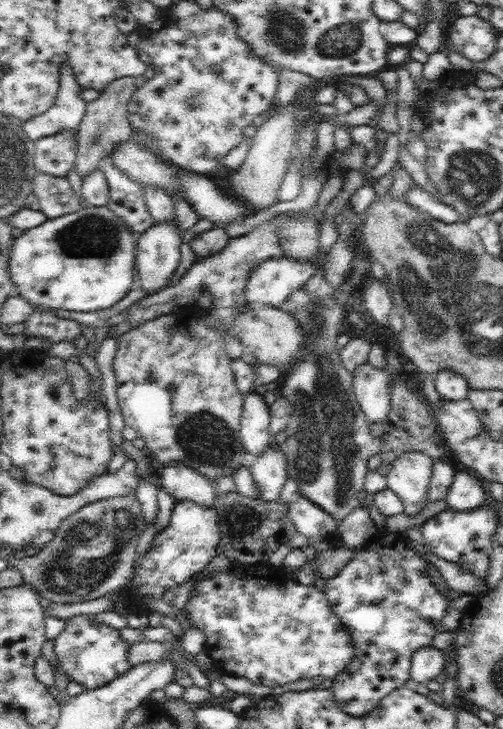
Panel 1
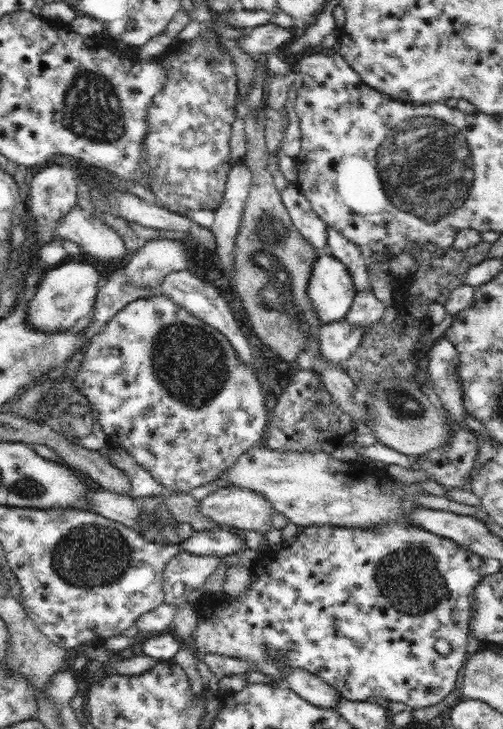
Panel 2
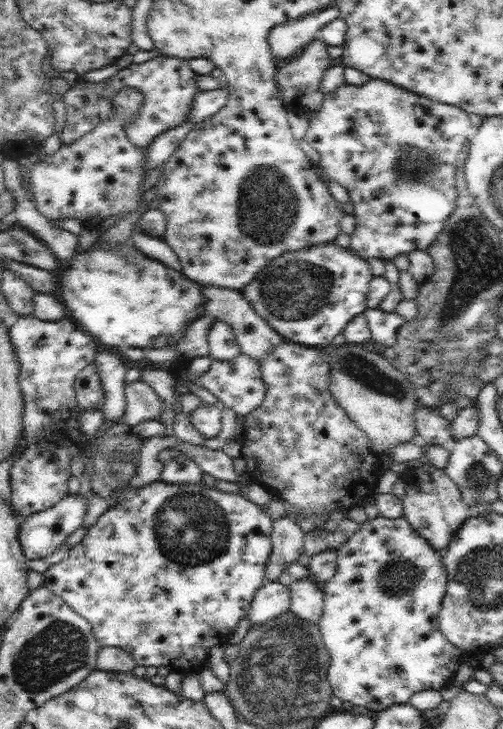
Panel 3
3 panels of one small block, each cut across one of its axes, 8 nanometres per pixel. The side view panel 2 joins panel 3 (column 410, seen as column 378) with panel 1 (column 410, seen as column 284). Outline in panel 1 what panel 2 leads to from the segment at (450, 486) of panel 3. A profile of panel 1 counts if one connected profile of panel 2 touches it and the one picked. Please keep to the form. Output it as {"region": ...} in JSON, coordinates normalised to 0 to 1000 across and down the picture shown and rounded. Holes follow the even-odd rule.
{"region":[[[801,620],[773,636],[769,669],[781,672],[801,689],[801,705],[833,705],[849,686],[853,658],[861,647],[861,628],[841,620]]]}

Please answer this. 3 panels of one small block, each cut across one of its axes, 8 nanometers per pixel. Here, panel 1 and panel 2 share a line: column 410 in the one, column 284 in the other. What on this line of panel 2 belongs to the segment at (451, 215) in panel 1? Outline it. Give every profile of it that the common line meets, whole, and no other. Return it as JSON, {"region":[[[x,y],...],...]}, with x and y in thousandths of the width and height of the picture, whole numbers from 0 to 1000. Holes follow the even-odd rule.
{"region":[[[577,252],[569,261],[561,261],[565,283],[581,299],[584,313],[596,316],[596,321],[628,340],[644,340],[652,335],[652,310],[636,302],[636,296],[620,288],[616,274],[596,263],[596,255]]]}

